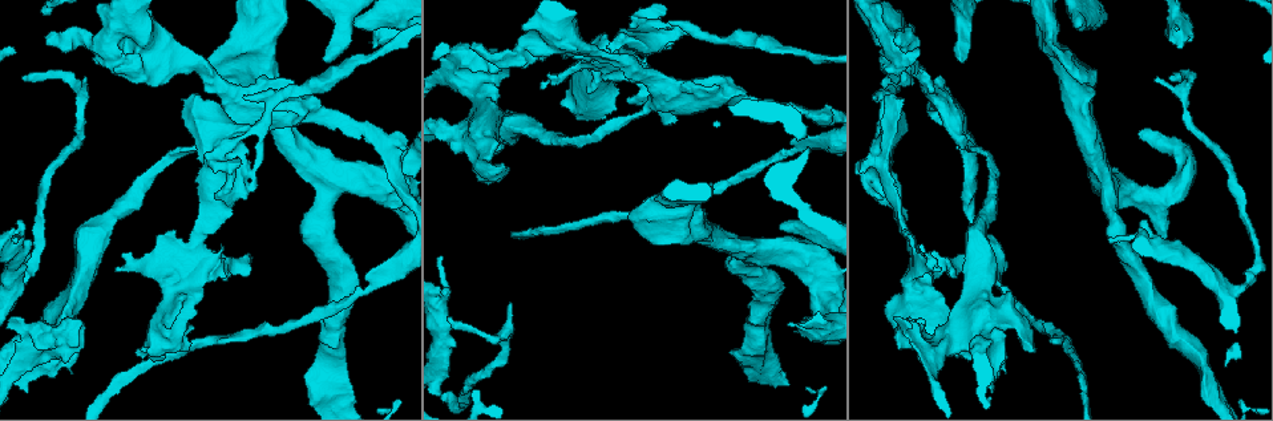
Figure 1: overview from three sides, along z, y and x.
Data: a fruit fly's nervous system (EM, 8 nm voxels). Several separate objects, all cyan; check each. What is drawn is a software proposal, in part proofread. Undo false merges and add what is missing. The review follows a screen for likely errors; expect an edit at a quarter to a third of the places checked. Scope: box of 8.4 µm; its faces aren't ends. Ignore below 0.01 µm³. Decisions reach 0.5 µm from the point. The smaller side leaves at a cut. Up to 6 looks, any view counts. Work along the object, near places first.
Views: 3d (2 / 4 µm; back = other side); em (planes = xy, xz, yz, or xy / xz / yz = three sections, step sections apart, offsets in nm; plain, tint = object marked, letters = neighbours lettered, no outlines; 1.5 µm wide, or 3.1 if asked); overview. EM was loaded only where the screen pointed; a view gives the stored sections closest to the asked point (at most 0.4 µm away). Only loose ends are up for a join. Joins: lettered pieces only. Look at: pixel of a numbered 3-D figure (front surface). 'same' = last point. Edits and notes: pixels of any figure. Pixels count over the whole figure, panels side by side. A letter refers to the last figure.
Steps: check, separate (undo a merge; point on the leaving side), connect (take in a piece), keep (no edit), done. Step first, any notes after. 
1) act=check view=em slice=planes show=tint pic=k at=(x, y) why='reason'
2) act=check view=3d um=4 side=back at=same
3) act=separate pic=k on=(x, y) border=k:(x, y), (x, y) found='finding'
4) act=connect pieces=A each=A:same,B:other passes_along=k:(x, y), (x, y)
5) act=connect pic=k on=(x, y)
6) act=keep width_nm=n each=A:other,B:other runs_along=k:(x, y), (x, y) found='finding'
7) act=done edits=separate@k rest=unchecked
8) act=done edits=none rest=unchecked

act=check view=em slice=planes show=letters pic=1 at=(1200, 388) why='an open end'

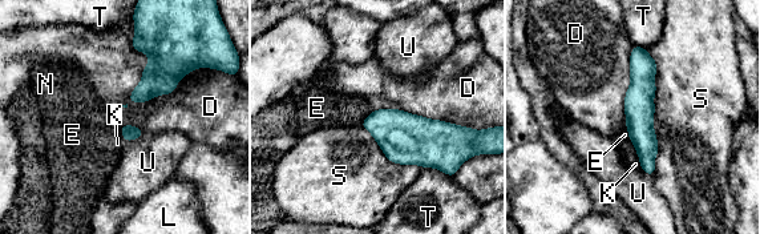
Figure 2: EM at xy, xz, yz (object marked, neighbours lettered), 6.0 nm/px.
act=keep each=D:other,E:other,K:other,L:other,N:other,S:other,T:other,U:other border=2:(133, 25), (199, 68) found='no lettered piece goes on from it'

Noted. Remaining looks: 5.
act=check view=3d um=4 pic=1 at=(541, 86) why='free end'

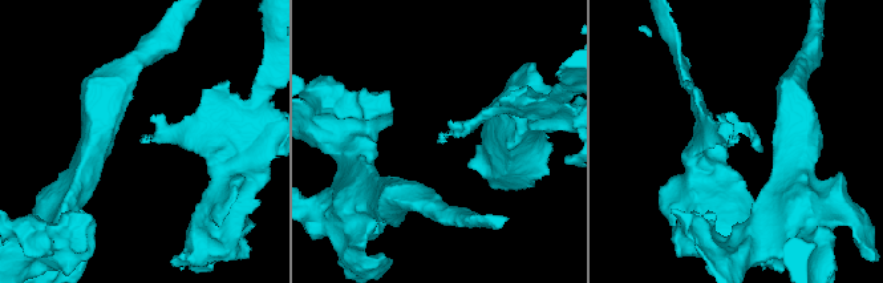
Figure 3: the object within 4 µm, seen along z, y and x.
act=check view=em slice=yz step=8 show=tint pic=3 at=(439, 138)

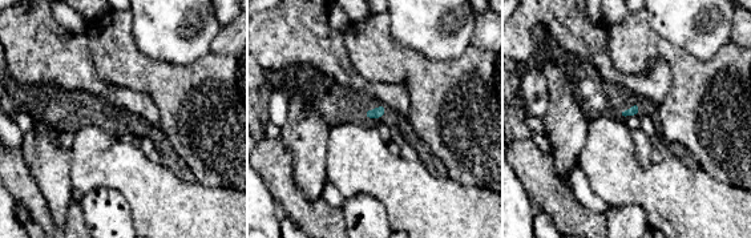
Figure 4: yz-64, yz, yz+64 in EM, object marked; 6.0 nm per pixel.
act=check view=em slice=planes show=letters at=same

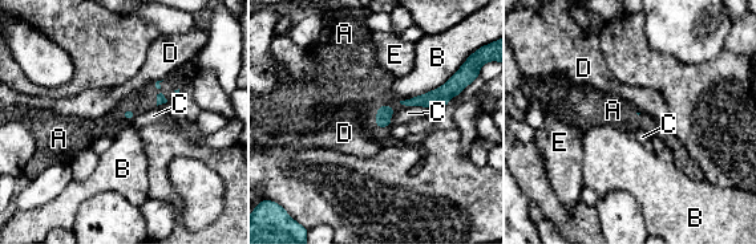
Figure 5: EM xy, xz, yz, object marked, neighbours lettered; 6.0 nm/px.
act=connect pieces=A each=A:same,B:other,C:other,D:other,E:other passes_along=5:(383, 113), (378, 110), (346, 85) found='the neuron continues'

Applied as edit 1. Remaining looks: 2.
act=check view=overview

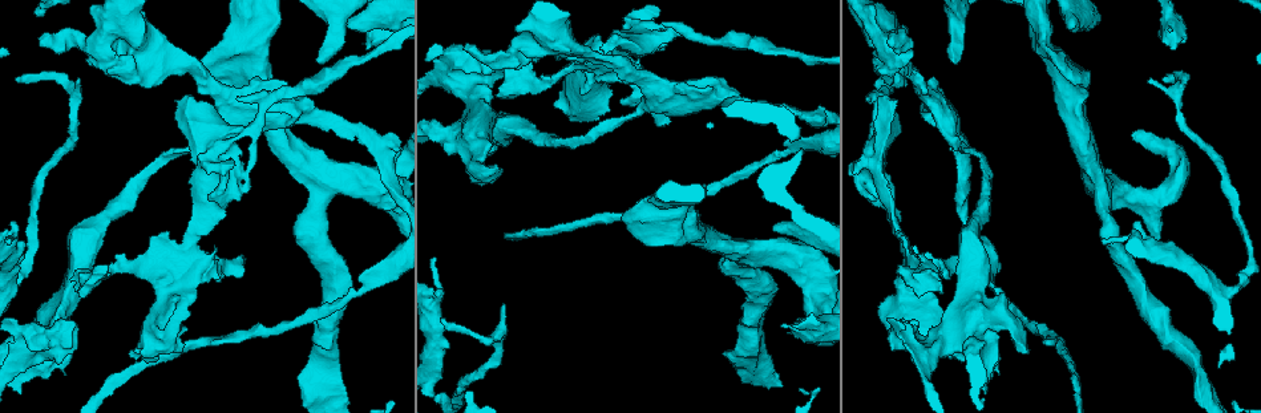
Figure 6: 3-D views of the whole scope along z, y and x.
act=check view=em slice=planes show=letters pic=6 at=(28, 329) why='thick turns thin'

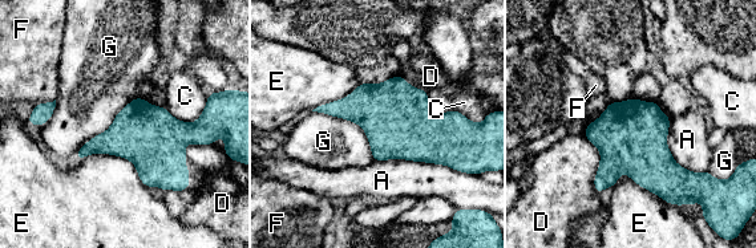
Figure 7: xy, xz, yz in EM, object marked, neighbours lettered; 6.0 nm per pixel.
act=keep width_nm=360 each=A:other,C:other,D:other,E:other,F:other,G:other border=7:(312, 110), (356, 122), (374, 159) found='all the same neuron'

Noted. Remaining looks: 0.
act=done edits=connect@5 rest=unchecked

